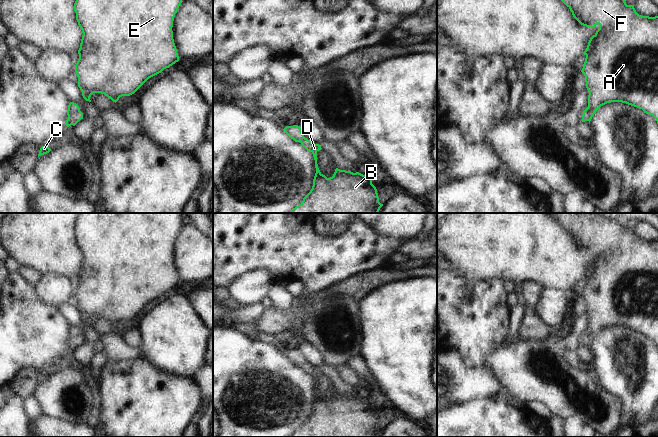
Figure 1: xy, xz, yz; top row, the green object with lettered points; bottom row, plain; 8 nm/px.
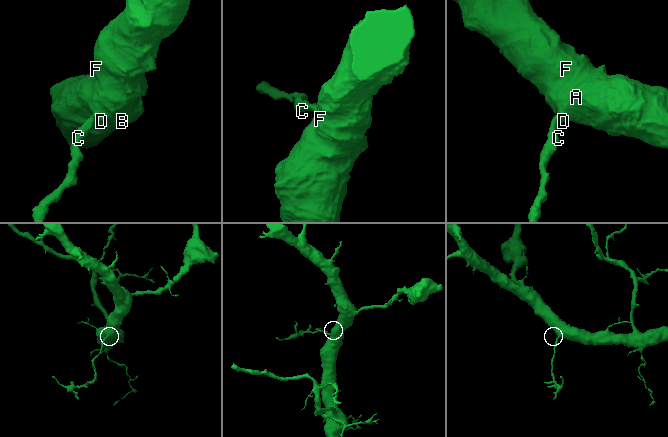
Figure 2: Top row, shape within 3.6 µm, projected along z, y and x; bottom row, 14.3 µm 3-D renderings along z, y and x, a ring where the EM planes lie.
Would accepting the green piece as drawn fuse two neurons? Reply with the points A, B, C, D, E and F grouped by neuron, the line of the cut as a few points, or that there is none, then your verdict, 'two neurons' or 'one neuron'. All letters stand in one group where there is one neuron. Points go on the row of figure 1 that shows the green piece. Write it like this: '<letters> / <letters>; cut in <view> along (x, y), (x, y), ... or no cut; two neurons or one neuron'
A B C D E F; no cut; one neuron

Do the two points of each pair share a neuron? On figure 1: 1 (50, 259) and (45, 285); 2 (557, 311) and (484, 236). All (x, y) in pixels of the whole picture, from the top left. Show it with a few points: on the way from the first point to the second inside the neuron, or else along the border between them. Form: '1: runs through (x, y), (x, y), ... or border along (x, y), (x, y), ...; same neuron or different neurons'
1: border along (40, 275), (58, 274), (68, 278); different neurons
2: border along (544, 288), (559, 289), (565, 292); different neurons

